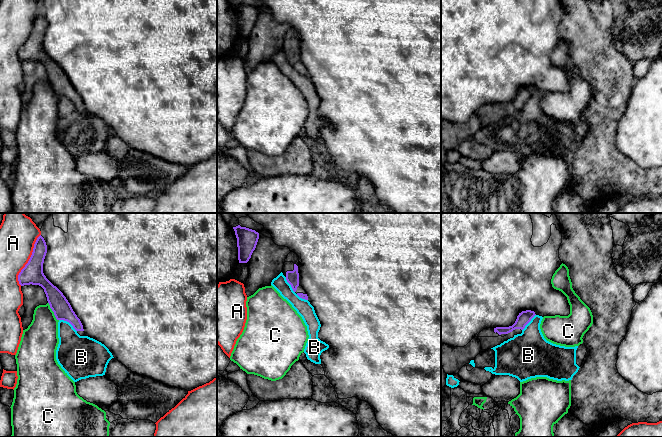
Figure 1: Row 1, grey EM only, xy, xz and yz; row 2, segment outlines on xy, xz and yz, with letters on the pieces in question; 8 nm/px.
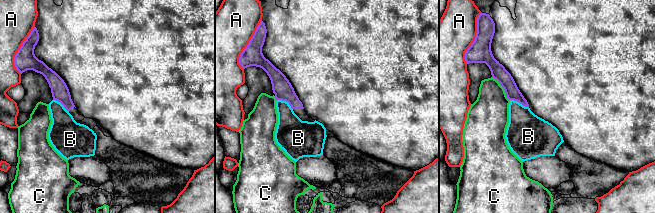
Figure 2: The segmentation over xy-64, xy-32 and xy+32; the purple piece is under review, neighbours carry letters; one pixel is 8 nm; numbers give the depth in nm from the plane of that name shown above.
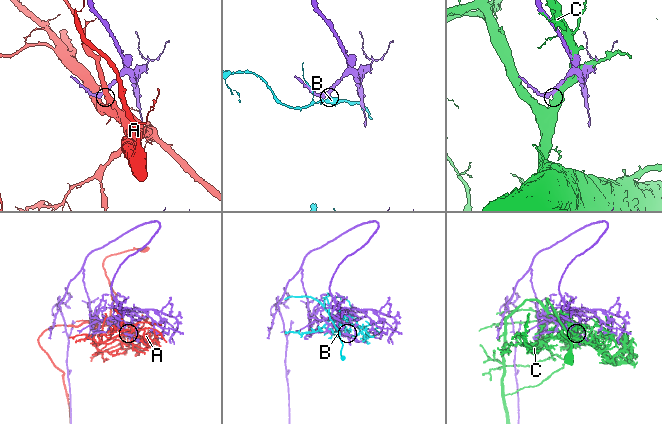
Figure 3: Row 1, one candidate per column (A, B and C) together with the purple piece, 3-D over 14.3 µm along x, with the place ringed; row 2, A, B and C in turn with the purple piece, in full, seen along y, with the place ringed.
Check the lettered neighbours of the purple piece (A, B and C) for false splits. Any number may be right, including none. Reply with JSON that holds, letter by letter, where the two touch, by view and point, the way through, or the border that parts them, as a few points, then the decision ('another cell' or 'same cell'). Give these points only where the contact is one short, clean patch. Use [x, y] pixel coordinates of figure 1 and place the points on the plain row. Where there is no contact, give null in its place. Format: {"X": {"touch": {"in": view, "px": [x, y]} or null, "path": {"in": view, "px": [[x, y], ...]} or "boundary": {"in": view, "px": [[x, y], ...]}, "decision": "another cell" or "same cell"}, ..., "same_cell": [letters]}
{"A": {"touch": {"in": "xy", "px": [29, 36]}, "decision": "another cell"}, "B": {"touch": {"in": "xy", "px": [68, 97]}, "decision": "another cell"}, "C": {"touch": {"in": "xy", "px": [52, 86]}, "decision": "another cell"}, "same_cell": []}

